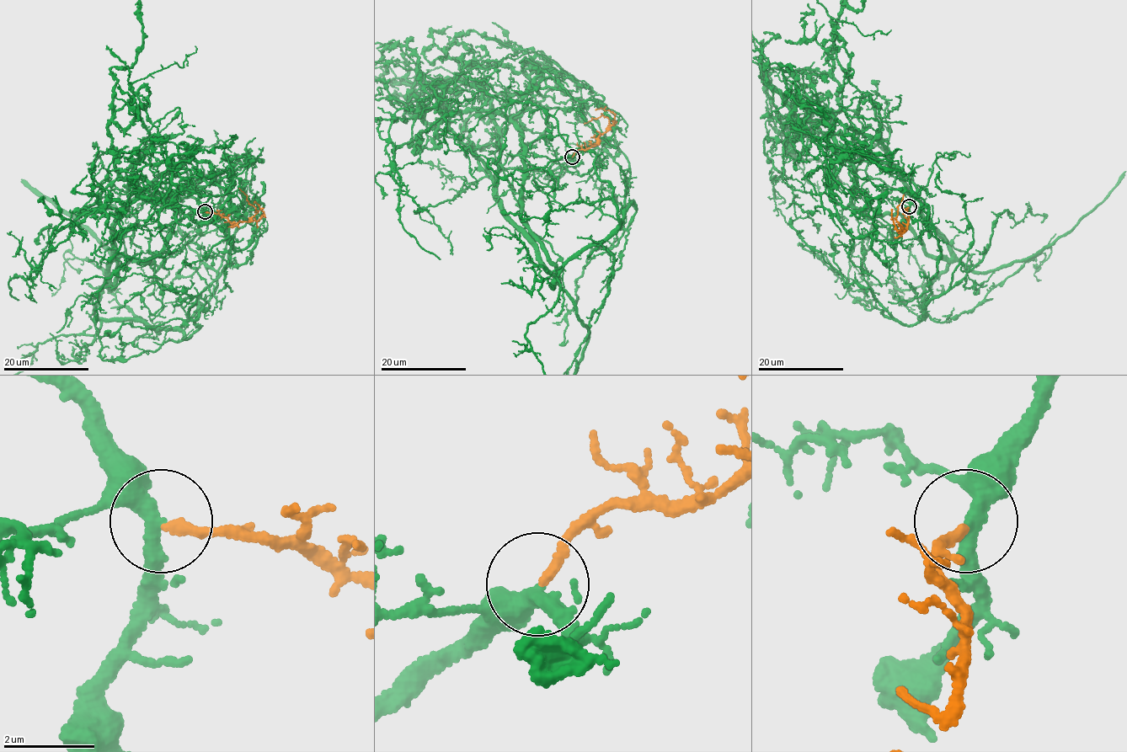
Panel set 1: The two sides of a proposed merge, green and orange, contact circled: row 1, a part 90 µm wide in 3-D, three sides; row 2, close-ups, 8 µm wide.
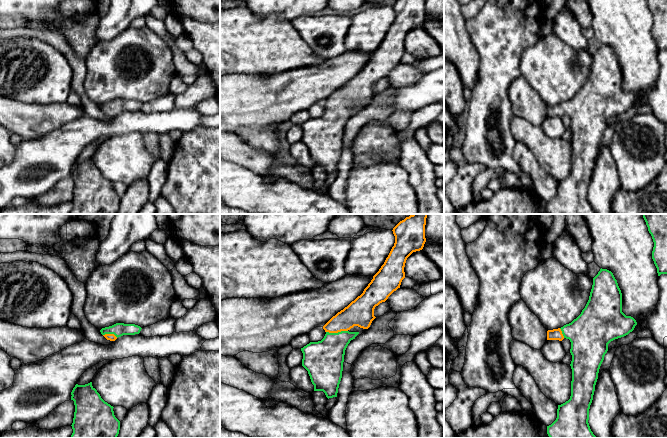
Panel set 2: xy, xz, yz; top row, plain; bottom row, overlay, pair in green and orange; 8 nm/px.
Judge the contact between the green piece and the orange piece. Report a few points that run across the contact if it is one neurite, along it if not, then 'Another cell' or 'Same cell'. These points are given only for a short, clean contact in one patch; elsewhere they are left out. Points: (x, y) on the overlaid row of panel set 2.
Line: xz (323, 360), (336, 340), (336, 333), (359, 312). Same cell

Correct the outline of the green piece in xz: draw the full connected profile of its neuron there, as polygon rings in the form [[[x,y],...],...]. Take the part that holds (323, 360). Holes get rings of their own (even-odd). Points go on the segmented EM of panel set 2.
[[[412,214],[393,228],[394,246],[384,264],[373,276],[363,293],[323,326],[326,334],[321,341],[310,342],[301,348],[303,353],[302,366],[308,371],[311,382],[314,385],[314,391],[323,391],[328,399],[337,397],[342,378],[345,350],[350,341],[359,334],[359,332],[350,332],[349,330],[354,326],[368,329],[376,318],[374,316],[375,307],[385,302],[394,291],[400,288],[401,282],[405,278],[404,267],[407,258],[413,252],[422,250],[426,242],[425,225],[427,215]]]

